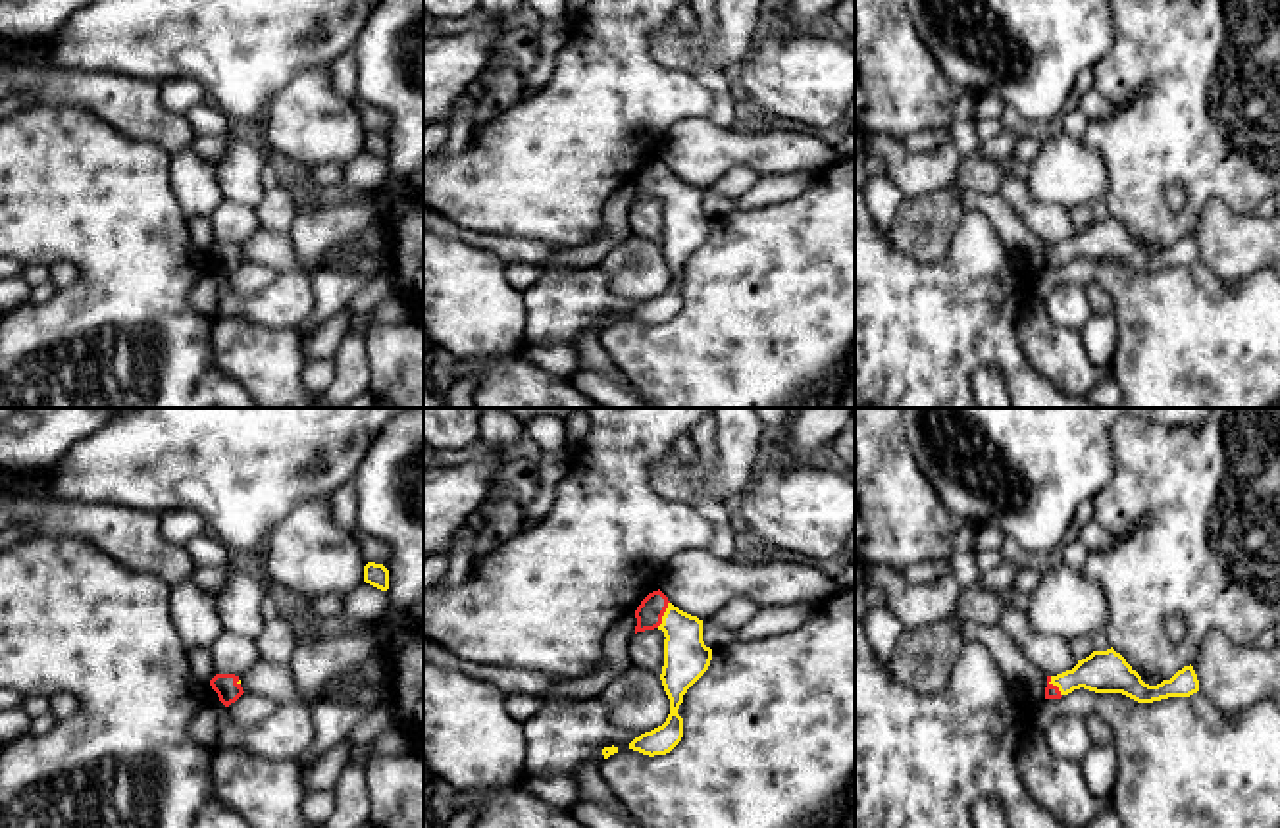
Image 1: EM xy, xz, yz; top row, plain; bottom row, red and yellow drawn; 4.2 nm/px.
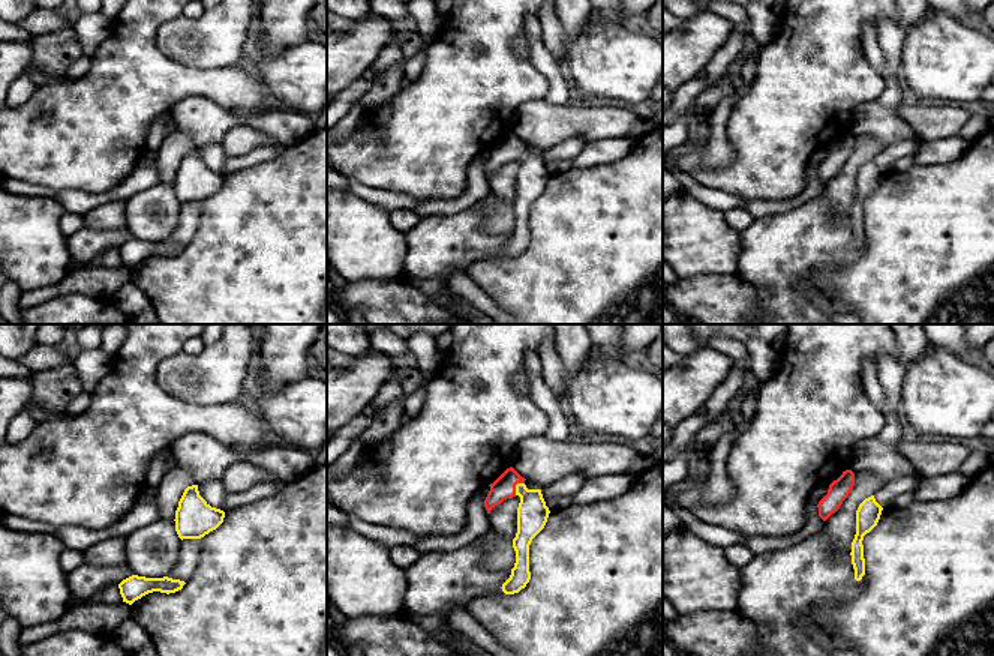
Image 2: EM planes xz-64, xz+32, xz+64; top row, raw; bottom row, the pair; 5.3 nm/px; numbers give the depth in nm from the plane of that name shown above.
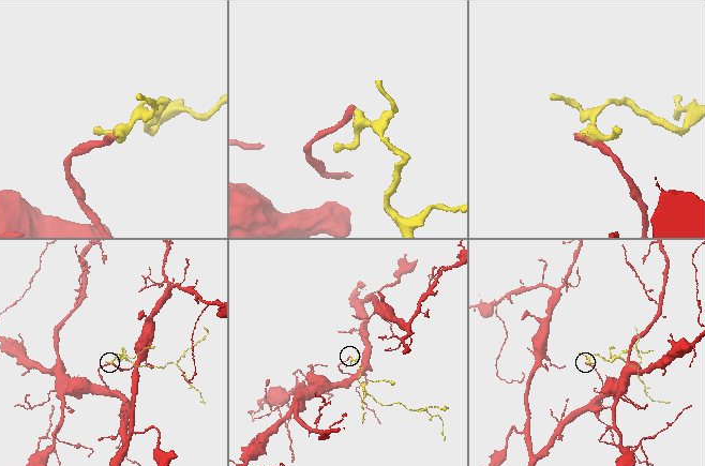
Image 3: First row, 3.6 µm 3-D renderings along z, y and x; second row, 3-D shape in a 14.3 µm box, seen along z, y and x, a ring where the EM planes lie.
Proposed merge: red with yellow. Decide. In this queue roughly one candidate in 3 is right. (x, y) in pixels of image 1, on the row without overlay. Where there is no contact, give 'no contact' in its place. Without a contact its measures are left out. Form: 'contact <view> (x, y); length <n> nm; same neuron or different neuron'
contact xz (663, 183); length 120 nm; same neuron

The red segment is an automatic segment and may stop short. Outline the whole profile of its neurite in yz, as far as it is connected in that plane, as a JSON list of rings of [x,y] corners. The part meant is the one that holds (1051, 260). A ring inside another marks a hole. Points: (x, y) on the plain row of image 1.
[[[1113,216],[1093,220],[1078,229],[1072,239],[1047,245],[1045,268],[1061,268],[1074,258],[1095,262],[1122,262],[1138,272],[1153,272],[1168,266],[1190,266],[1199,260],[1199,248],[1193,235],[1184,235],[1170,248],[1149,254]]]

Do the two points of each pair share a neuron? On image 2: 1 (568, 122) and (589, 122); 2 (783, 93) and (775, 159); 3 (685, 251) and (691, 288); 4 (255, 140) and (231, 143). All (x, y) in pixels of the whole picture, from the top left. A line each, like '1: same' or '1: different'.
1: same
2: same
3: different
4: same

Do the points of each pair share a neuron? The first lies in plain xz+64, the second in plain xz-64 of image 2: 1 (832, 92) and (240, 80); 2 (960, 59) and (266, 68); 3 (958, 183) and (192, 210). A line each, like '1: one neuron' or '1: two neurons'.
1: one neuron
2: one neuron
3: two neurons

